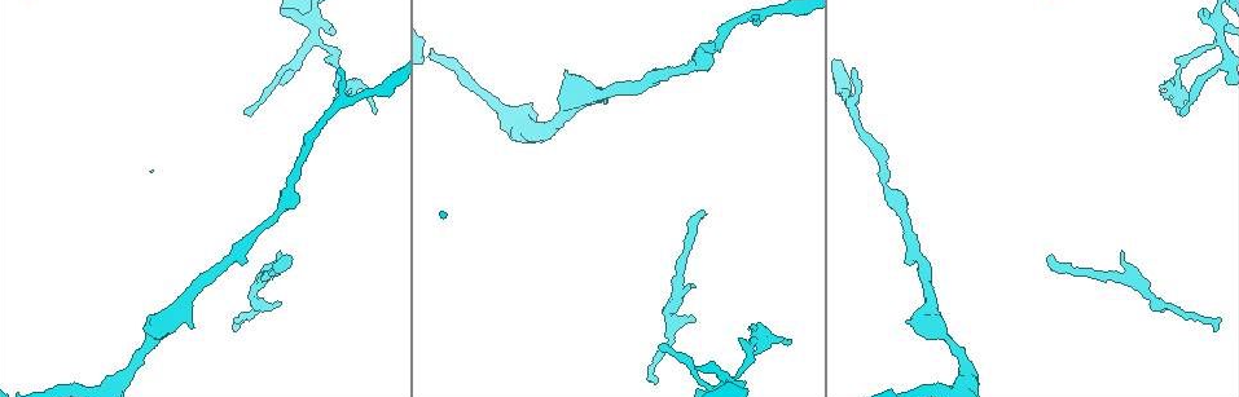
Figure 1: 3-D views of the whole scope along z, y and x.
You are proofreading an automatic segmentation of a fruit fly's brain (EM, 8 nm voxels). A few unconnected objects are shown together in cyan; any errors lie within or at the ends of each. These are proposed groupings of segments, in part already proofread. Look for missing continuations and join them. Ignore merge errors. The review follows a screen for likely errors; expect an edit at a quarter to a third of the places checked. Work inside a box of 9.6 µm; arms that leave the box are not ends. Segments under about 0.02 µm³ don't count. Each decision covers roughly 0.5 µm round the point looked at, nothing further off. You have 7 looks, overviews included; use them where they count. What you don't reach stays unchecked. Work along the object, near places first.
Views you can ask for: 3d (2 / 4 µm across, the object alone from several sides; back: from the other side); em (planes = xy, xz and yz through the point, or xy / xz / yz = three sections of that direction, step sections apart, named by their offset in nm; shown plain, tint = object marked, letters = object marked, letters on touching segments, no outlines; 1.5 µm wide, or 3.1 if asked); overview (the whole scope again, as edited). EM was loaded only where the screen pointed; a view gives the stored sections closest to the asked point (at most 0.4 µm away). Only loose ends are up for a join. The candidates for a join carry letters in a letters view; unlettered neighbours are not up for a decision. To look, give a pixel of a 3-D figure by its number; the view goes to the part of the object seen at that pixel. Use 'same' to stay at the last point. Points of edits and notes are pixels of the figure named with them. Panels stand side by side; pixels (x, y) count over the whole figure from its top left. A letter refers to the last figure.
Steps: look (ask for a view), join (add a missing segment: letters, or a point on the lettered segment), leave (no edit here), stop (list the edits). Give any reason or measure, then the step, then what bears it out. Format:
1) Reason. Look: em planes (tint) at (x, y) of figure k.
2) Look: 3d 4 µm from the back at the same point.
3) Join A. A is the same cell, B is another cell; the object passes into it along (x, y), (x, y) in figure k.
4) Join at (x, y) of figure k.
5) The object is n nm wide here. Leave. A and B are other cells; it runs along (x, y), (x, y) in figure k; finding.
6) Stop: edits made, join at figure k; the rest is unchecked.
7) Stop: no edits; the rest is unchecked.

An open end. Look: em xz step 4 (tint) at (287, 257) of figure 1.

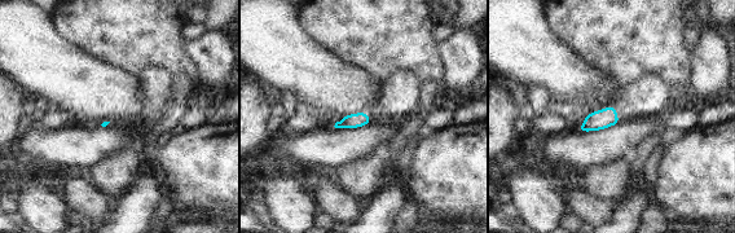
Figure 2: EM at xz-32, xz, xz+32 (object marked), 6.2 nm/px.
Another direction. Look: em planes (letters) at the same point.

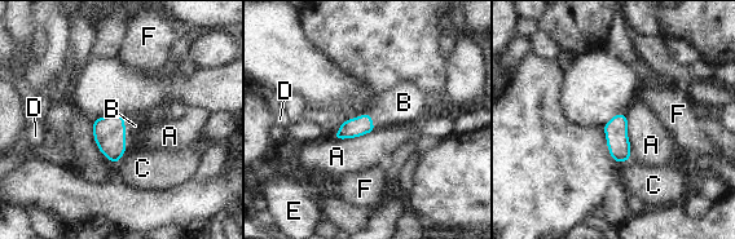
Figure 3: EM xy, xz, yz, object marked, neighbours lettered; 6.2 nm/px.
Join B. B is the same cell, A, C, D, E and F are other cells; the object passes into it along (109, 132), (124, 133), (135, 125) in figure 3; it goes on there.

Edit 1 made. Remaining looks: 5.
Redraw. Look: overview.

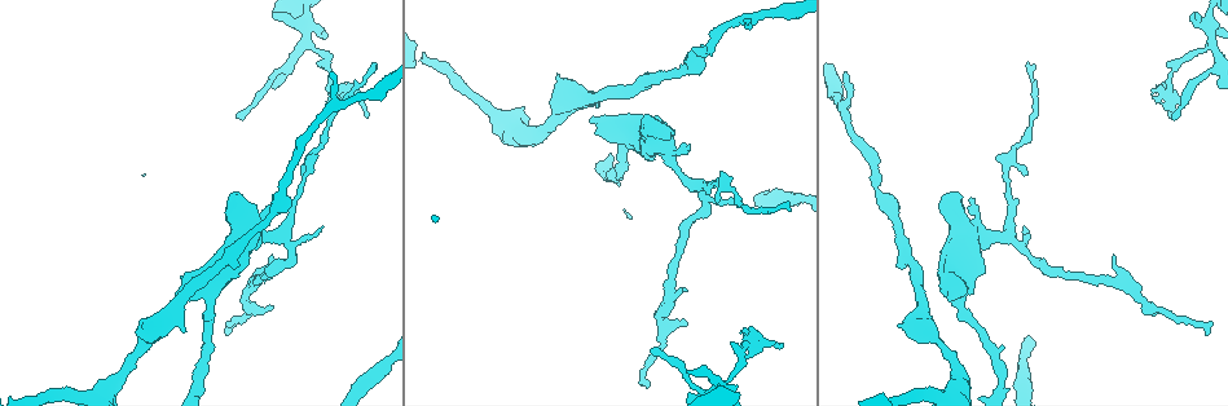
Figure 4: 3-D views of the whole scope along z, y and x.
Tapers out. Look: 3d 4 µm at (745, 22) of figure 4.

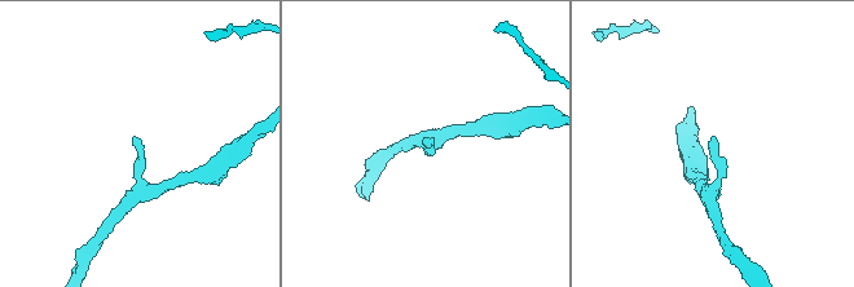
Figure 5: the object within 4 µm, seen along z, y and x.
Look: em xz step 8 (tint) at (134, 140) of figure 5.

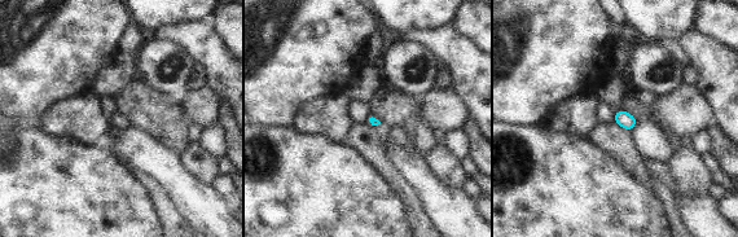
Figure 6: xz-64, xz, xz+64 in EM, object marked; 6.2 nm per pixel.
Another direction. Look: em planes (letters) at the same point.

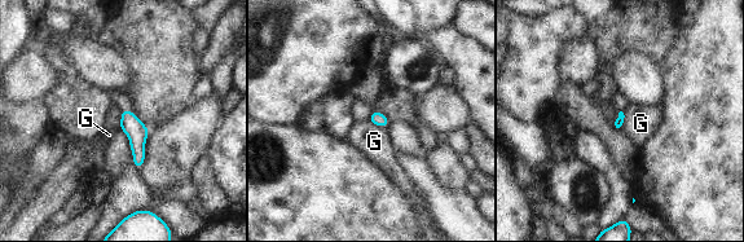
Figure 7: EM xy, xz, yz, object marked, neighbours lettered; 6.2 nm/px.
Leave. G is another cell; none of them fits.

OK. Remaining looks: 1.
Stop: edits made, join at figure 3; the rest is unchecked.

